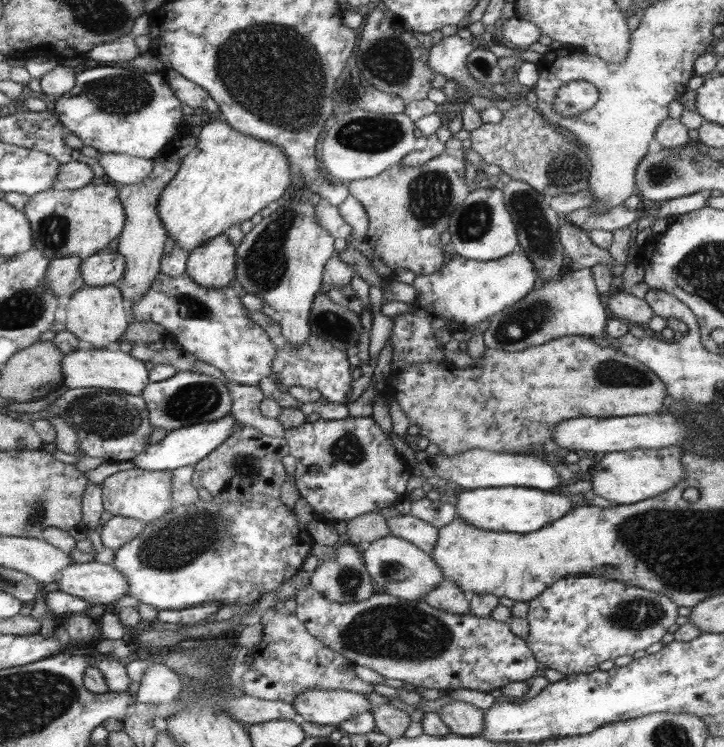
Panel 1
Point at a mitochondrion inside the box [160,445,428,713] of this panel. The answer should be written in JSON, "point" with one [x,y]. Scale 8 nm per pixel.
{"point":[349,580]}

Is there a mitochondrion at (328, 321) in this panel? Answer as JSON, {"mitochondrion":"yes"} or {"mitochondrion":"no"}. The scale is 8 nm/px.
{"mitochondrion":"yes"}

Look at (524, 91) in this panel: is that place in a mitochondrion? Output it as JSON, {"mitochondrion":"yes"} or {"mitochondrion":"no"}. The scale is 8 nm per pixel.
{"mitochondrion":"no"}

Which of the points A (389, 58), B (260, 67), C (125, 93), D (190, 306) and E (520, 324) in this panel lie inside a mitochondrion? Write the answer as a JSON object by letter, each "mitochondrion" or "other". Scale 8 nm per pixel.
{"A":"mitochondrion","B":"mitochondrion","C":"mitochondrion","D":"mitochondrion","E":"mitochondrion"}

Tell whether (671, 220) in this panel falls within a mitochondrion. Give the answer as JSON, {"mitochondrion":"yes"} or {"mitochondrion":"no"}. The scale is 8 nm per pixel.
{"mitochondrion":"no"}

